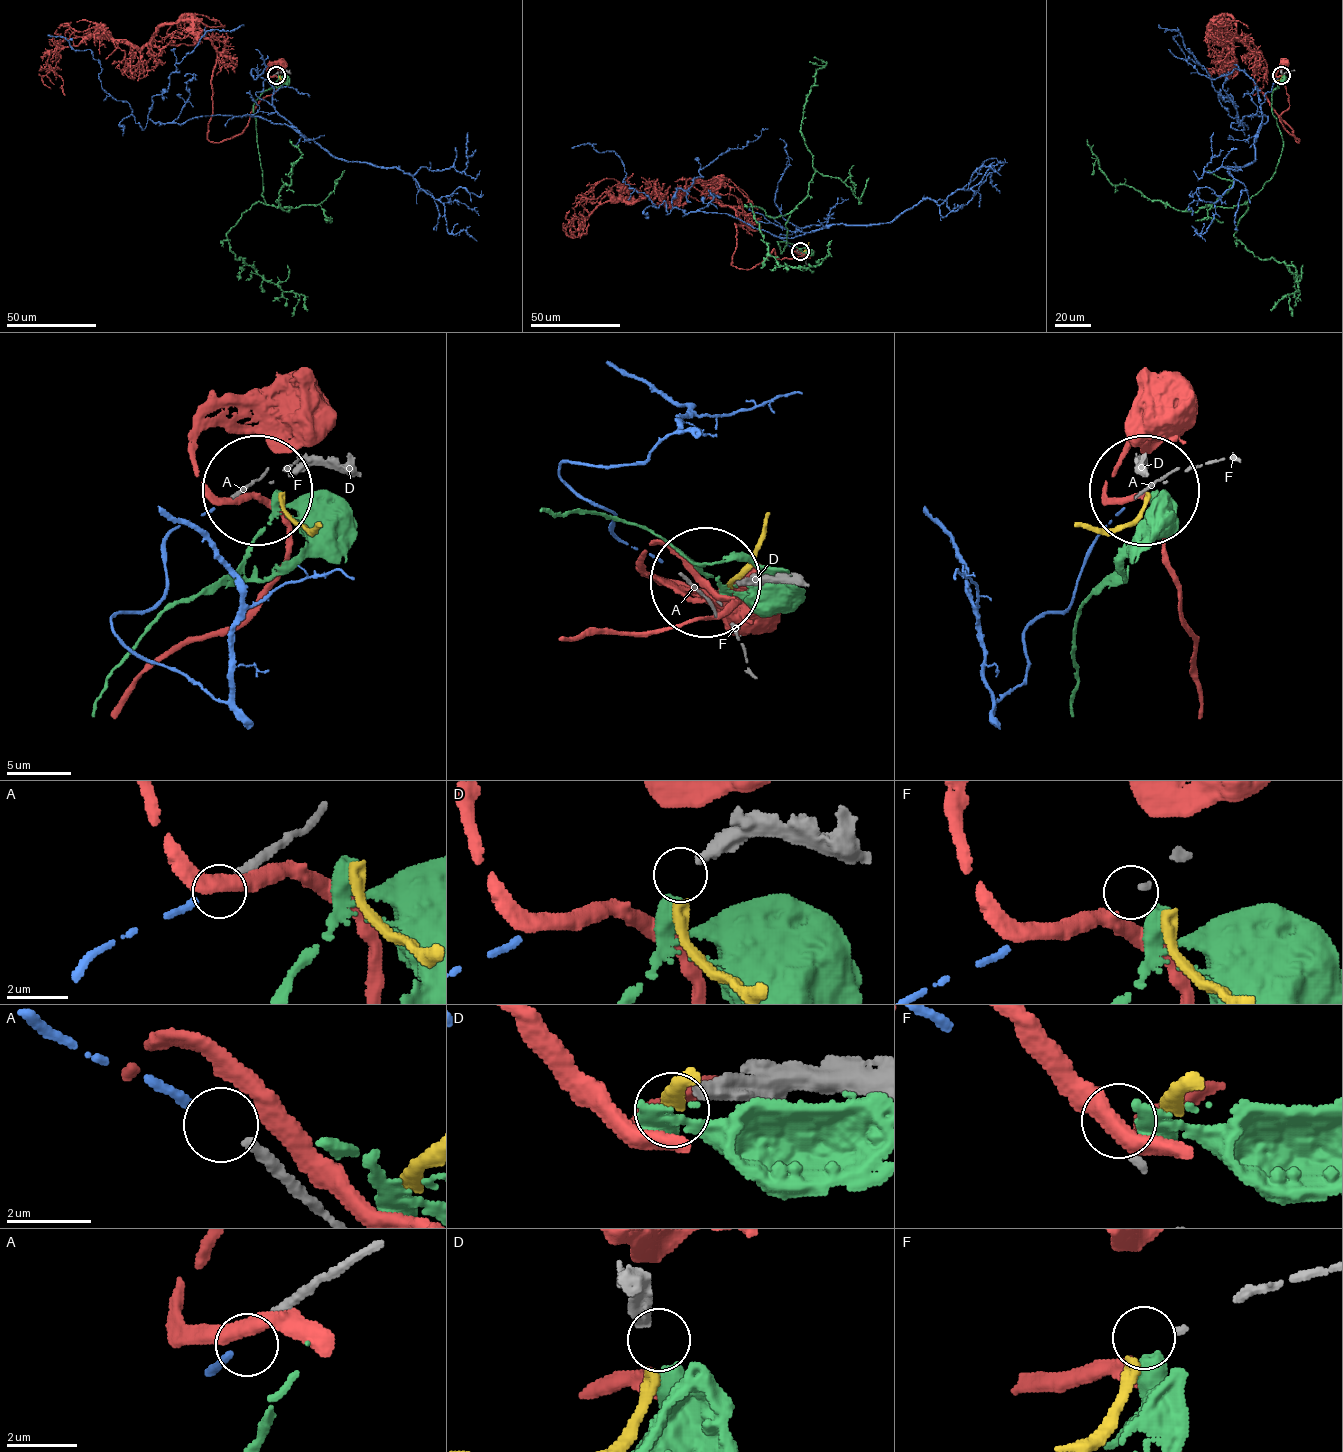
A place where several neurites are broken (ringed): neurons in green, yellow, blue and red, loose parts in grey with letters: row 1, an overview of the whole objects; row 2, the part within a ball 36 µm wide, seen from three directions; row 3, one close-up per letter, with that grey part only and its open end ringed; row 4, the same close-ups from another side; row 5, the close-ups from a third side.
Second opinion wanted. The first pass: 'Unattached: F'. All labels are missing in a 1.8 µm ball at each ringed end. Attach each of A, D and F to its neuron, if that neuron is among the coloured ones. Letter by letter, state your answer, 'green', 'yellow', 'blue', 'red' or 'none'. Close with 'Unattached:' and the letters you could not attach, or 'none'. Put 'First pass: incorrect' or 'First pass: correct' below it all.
A: blue
D: yellow
F: none
Unattached: F
First pass: correct

